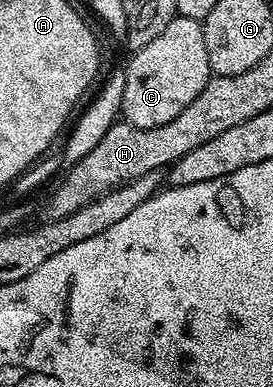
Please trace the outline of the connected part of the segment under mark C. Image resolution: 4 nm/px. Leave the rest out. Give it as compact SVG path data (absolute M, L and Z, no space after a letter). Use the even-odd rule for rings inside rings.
M174 17L148 47L140 47L129 54L130 62L124 65L126 78L124 79L124 99L122 100L121 116L129 125L135 125L141 129L151 129L152 127L164 127L164 123L172 123L200 91L210 81L212 76L210 64L208 63L208 47L204 47L204 31L202 22L187 17Z

